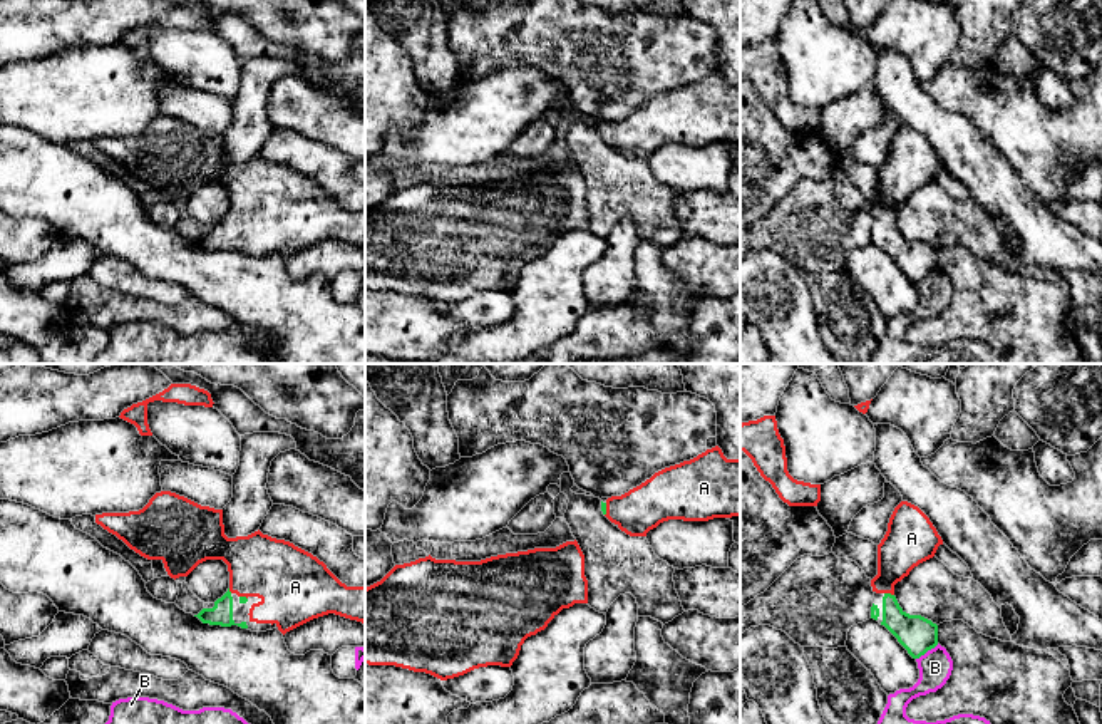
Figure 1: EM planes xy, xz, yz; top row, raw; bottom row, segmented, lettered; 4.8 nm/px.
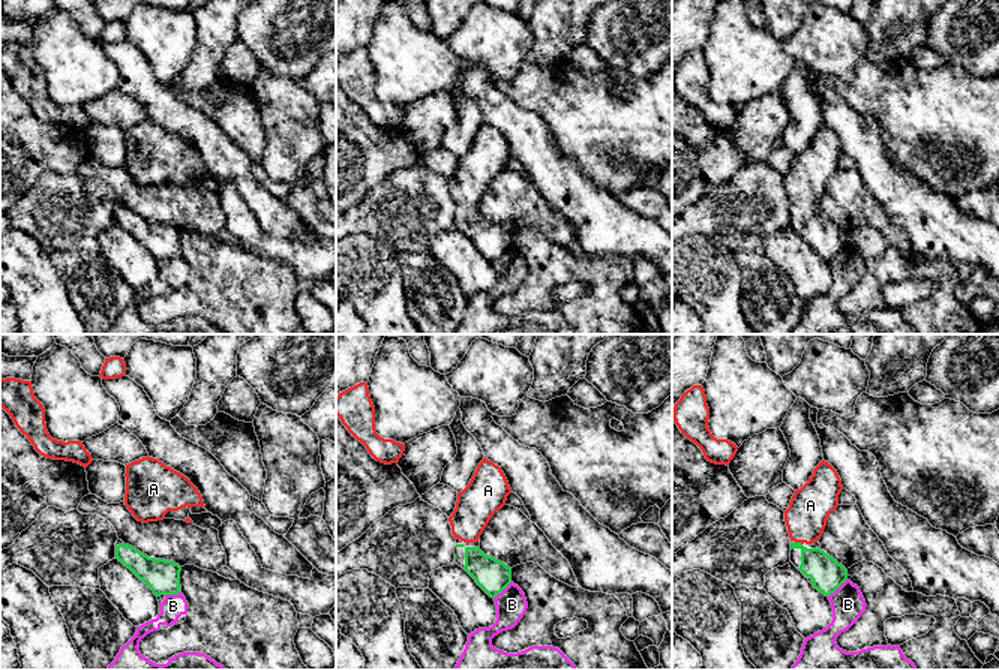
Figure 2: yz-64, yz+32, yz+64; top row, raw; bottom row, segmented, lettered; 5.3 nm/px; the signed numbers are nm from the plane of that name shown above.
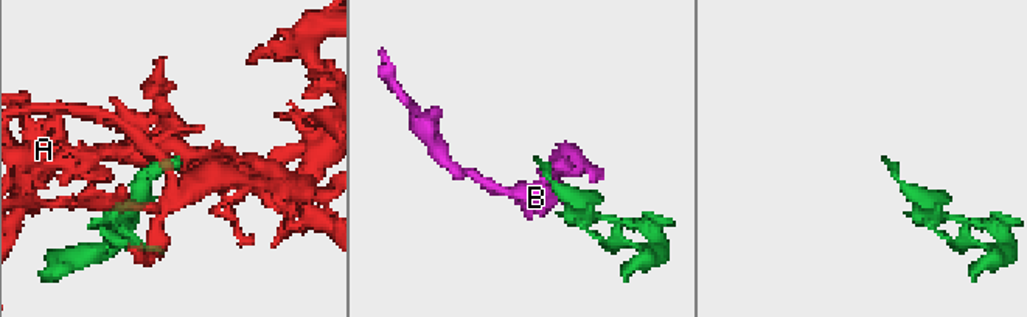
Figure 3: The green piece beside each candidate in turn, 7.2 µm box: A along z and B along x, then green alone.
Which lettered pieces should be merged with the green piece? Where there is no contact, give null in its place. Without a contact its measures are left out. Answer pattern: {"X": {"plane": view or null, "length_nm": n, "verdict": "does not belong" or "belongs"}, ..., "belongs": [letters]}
{"A": {"plane": "yz", "length_nm": 50, "verdict": "belongs"}, "B": {"plane": "yz", "length_nm": 130, "verdict": "does not belong"}, "belongs": ["A"]}

